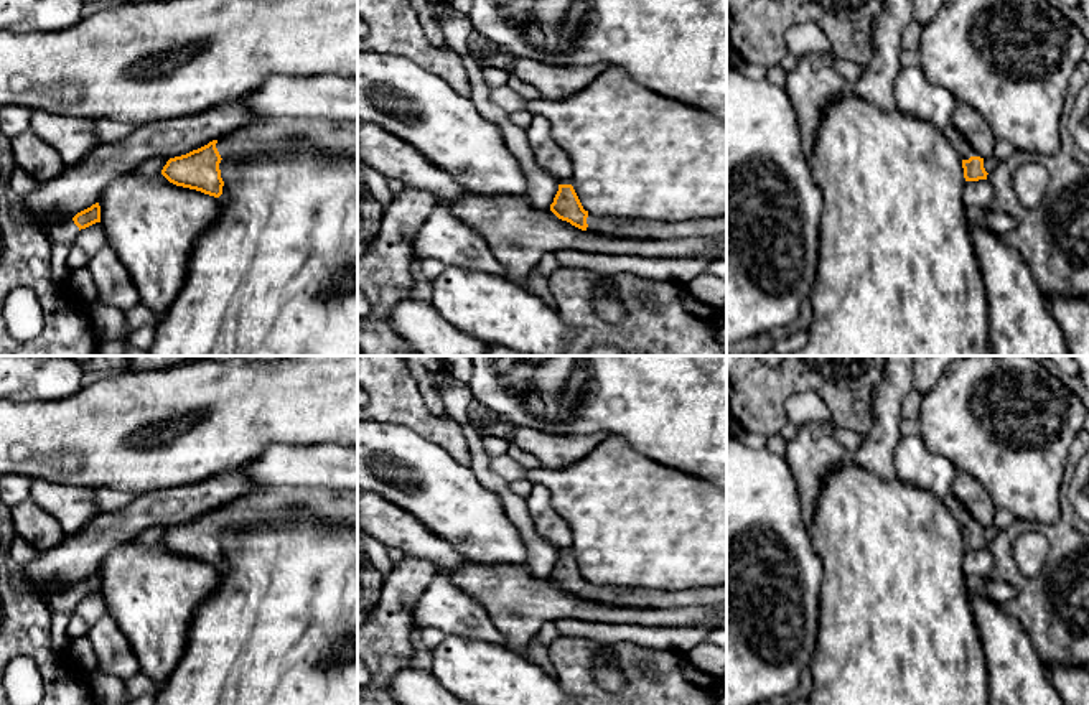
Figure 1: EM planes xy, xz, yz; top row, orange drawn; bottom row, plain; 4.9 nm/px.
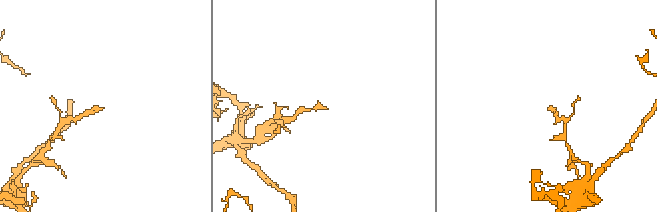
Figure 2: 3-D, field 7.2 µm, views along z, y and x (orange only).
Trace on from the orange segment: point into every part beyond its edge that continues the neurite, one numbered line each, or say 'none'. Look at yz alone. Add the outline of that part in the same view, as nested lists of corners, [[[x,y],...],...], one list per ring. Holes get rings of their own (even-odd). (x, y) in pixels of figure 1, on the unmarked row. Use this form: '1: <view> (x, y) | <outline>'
1: yz (958, 509) | [[[946,494],[942,499],[946,507],[951,511],[951,514],[956,517],[959,522],[960,529],[969,529],[970,525],[980,525],[970,512],[965,509],[965,506],[952,494]]]

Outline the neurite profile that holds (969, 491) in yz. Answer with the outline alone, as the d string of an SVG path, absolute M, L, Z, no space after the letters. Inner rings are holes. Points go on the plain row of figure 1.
M957 471L952 494L965 506L980 527L987 529L993 525L995 504L992 502L989 491L977 479Z

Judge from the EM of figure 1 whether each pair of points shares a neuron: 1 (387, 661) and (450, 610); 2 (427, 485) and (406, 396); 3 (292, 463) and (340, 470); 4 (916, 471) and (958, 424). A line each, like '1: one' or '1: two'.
1: two
2: two
3: one
4: two

